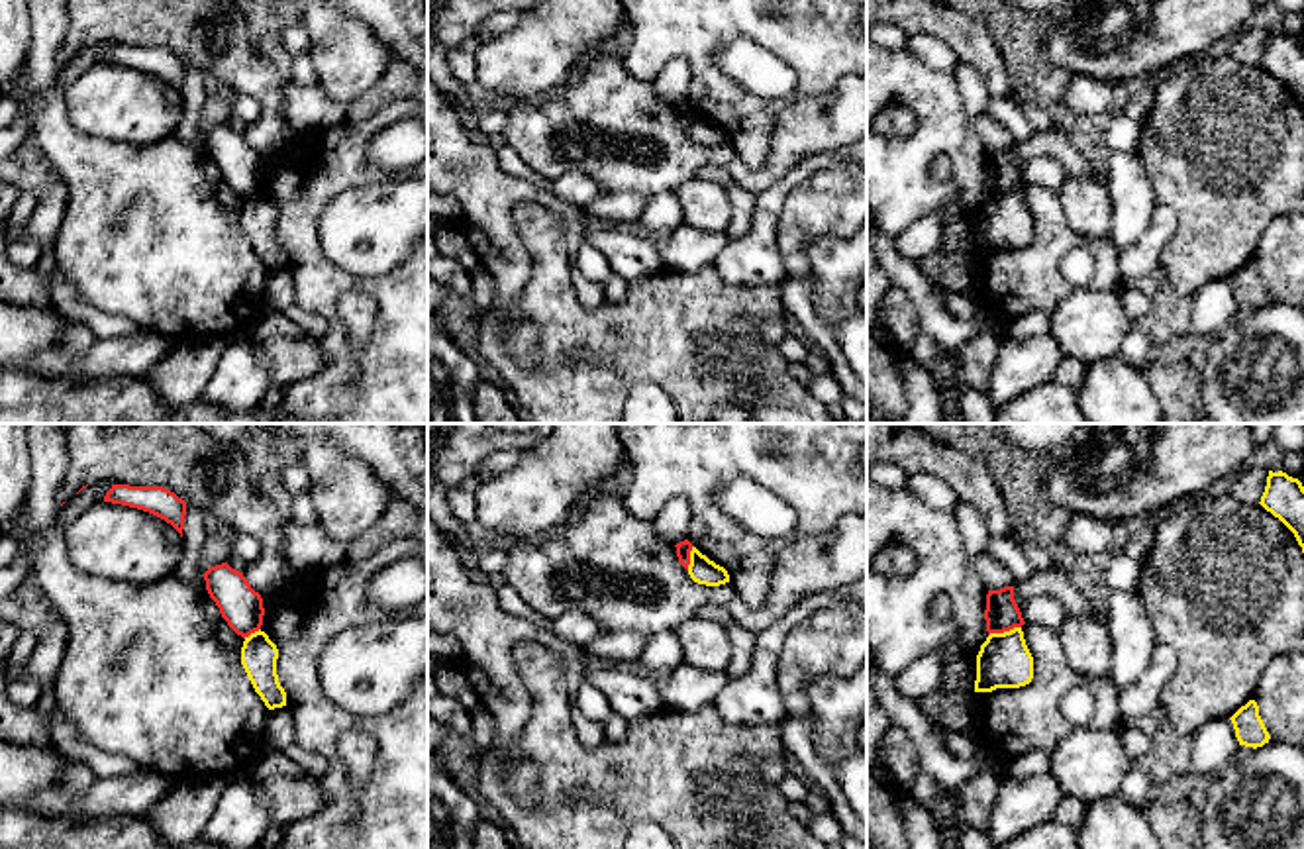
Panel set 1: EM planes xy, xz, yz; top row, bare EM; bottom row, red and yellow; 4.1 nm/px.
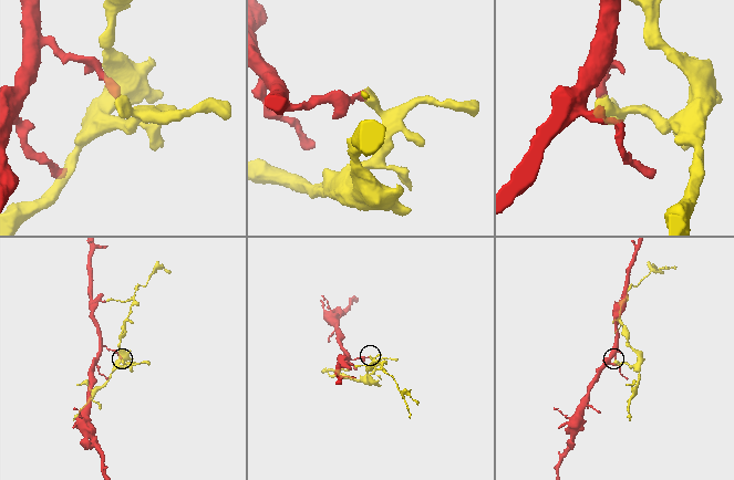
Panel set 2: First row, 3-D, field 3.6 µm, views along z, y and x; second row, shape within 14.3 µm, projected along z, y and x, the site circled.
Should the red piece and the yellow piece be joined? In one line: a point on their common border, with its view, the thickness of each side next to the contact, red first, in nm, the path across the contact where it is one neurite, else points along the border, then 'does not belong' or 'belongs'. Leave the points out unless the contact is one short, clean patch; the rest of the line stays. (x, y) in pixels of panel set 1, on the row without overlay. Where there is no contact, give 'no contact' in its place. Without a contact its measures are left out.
yz (1004, 191) | 140/220 nm | along yz (1020, 187), (989, 197) | does not belong

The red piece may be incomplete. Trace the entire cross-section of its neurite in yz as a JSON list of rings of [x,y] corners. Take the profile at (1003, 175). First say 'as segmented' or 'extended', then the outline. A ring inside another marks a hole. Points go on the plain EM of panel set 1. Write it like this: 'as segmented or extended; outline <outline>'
as segmented; outline [[[1004,147],[1000,151],[988,151],[984,180],[986,180],[988,196],[1004,194],[1014,188],[1022,188],[1026,184],[1014,161],[1014,147]]]

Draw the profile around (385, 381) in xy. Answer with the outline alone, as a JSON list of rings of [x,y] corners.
[[[394,100],[359,125],[292,133],[265,169],[261,192],[278,210],[276,235],[294,276],[296,306],[327,320],[327,331],[316,339],[326,353],[326,367],[286,386],[278,404],[280,424],[427,424],[427,231],[404,263],[380,276],[355,276],[335,267],[318,237],[318,222],[337,194],[390,176],[367,157],[367,143],[406,118],[427,127],[427,102]],[[349,288],[371,294],[378,306],[375,331],[363,347],[349,345],[337,316],[337,296]]]

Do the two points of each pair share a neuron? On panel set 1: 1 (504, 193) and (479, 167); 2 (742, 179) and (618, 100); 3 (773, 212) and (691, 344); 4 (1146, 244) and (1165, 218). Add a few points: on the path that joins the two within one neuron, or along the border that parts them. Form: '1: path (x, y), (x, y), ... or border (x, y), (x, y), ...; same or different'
1: path (499, 187), (485, 173); same
2: path (712, 155), (679, 155), (650, 132); same
3: border (712, 265), (726, 283), (775, 283); different
4: path (1152, 238), (1161, 224); same

